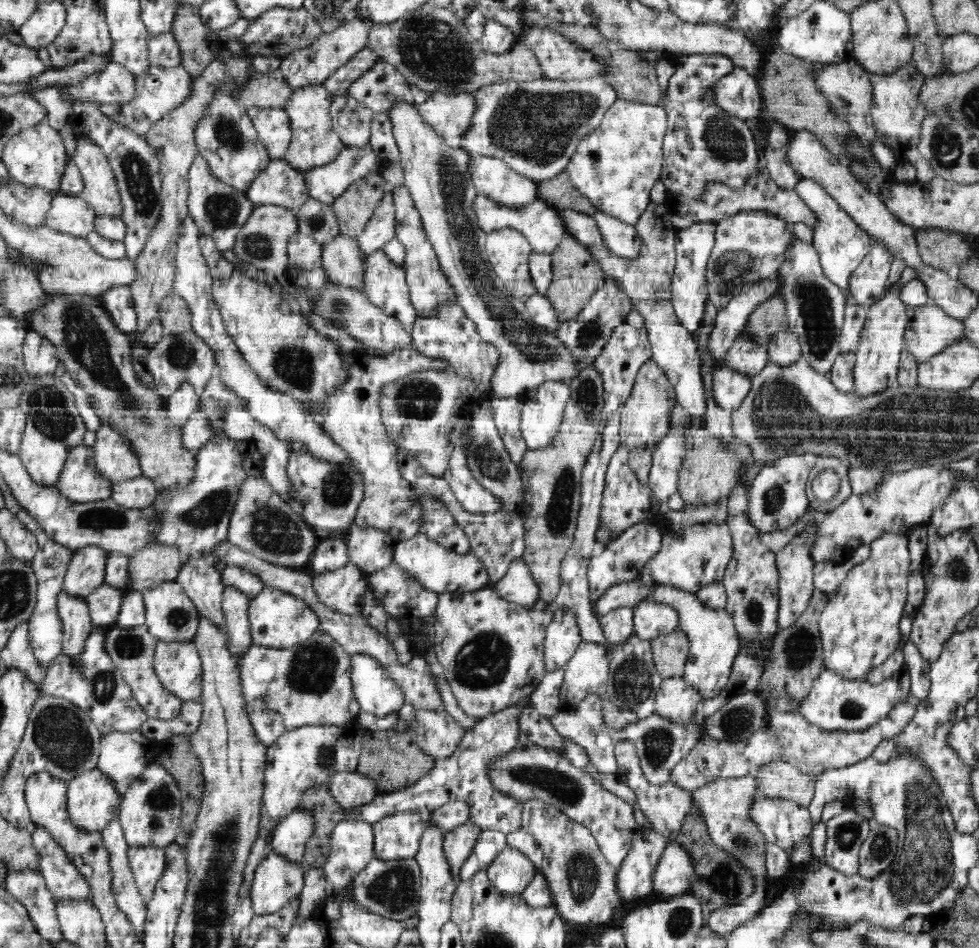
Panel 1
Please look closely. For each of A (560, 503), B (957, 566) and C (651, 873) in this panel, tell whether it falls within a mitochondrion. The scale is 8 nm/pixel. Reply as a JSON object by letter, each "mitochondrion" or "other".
{"A":"mitochondrion","B":"mitochondrion","C":"other"}

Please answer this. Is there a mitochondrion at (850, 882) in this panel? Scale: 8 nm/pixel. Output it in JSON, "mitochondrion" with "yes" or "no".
{"mitochondrion":"no"}

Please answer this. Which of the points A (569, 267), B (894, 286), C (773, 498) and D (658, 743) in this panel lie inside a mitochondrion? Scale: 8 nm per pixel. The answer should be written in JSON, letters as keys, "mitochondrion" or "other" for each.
{"A":"mitochondrion","B":"other","C":"mitochondrion","D":"mitochondrion"}

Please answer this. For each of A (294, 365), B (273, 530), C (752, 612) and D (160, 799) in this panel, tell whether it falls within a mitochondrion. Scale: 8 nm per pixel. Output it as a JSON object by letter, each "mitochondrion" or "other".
{"A":"mitochondrion","B":"mitochondrion","C":"mitochondrion","D":"mitochondrion"}

